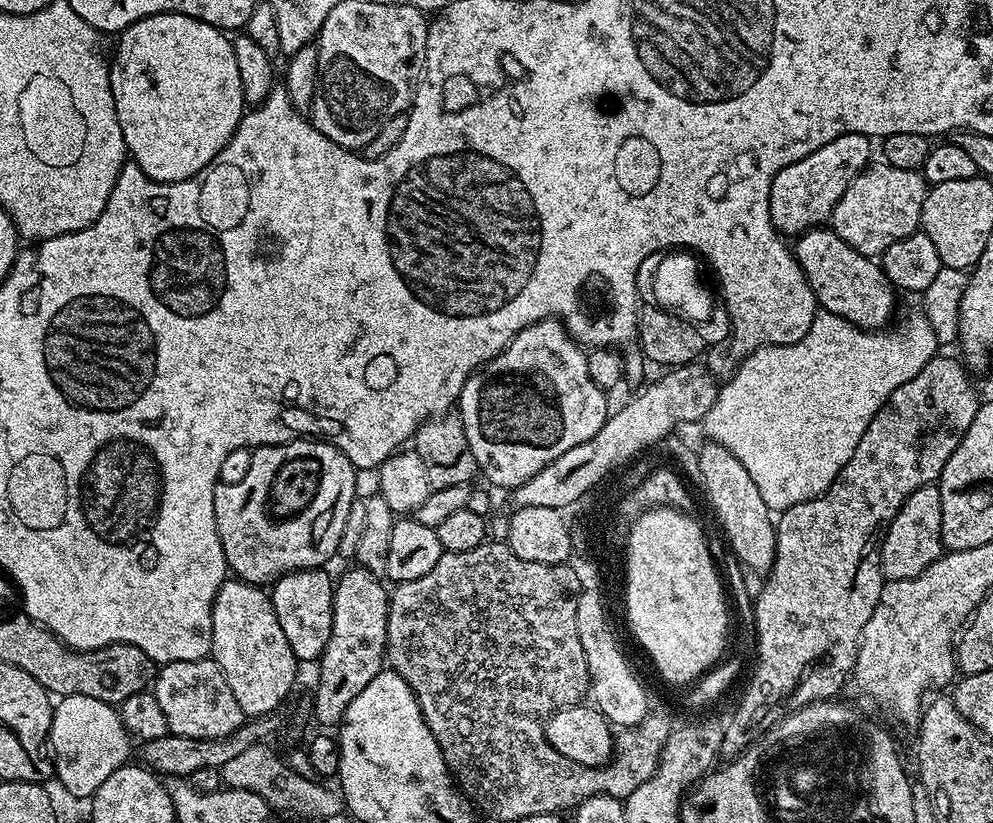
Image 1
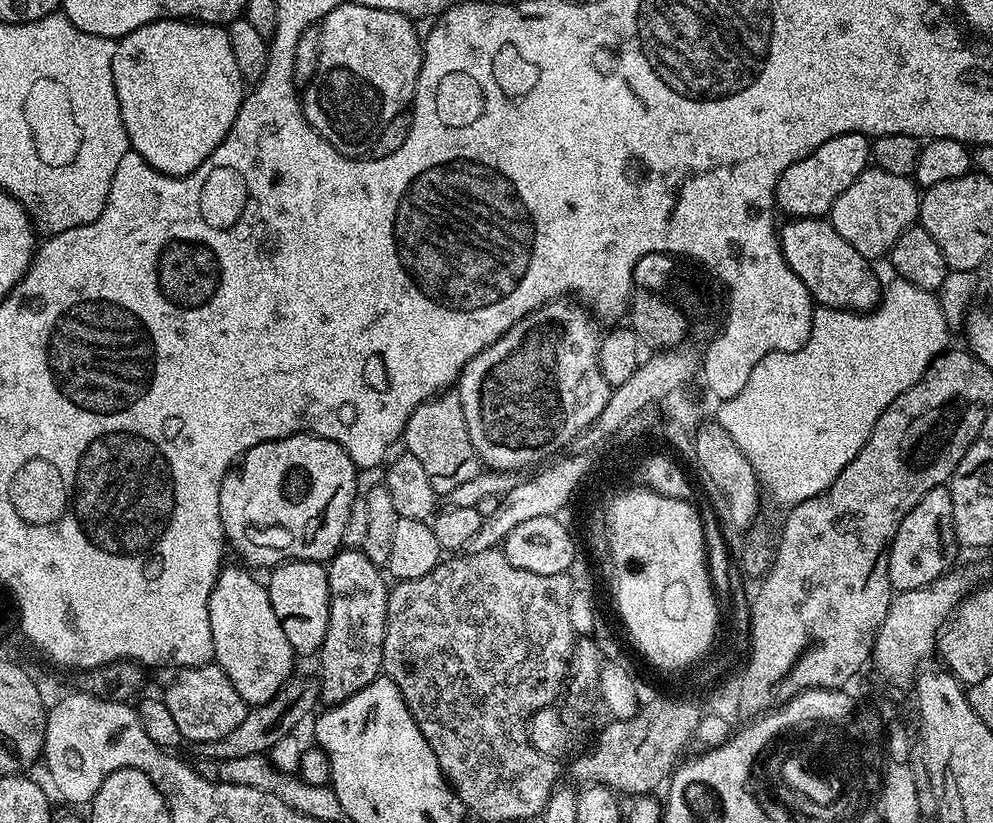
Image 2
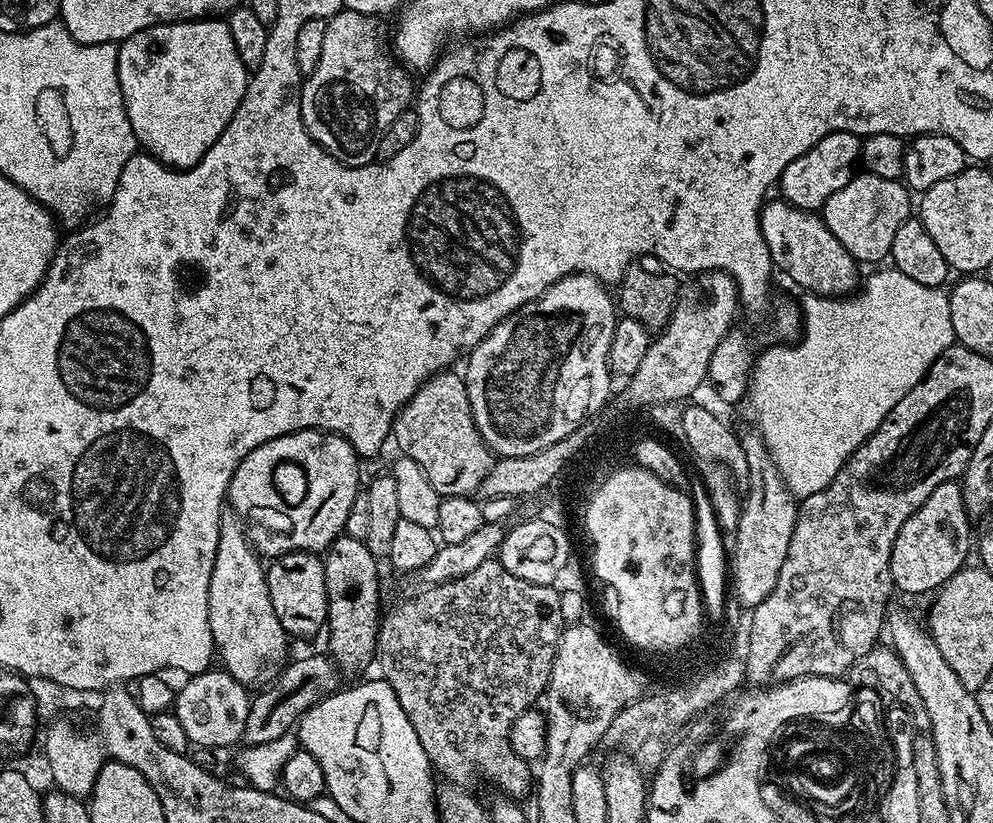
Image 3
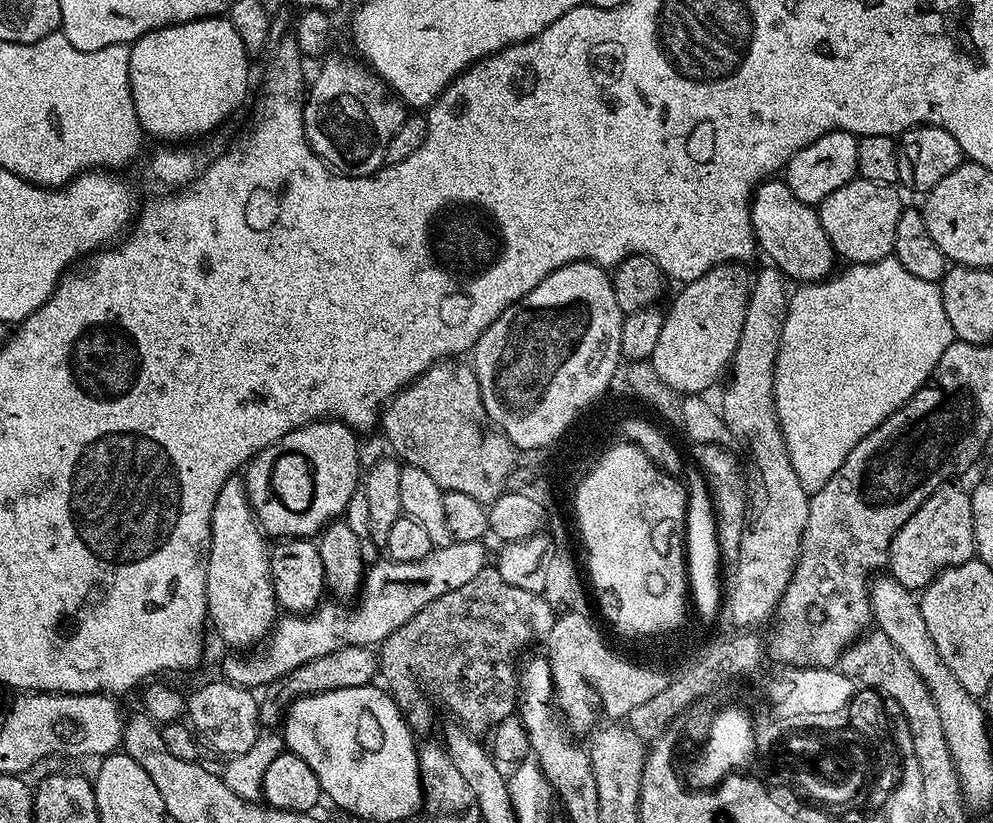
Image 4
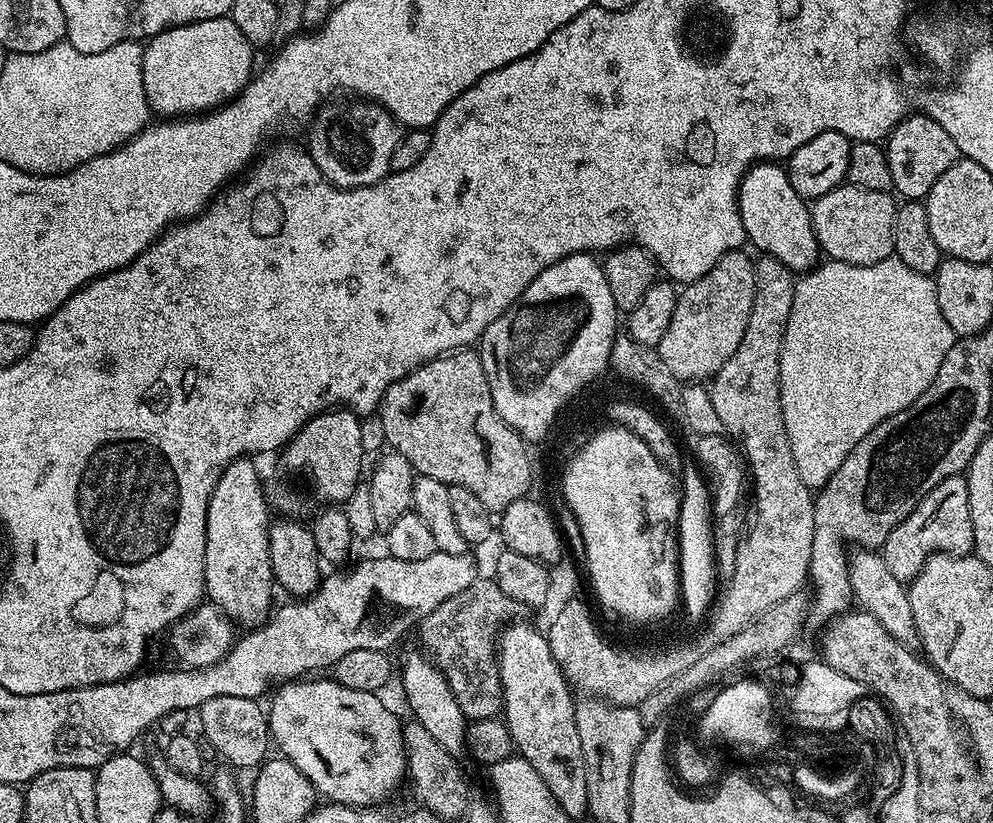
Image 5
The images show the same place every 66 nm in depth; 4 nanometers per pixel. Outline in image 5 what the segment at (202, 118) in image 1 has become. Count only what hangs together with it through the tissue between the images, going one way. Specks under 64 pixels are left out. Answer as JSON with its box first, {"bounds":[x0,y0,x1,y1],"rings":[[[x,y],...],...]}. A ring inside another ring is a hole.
{"bounds":[142,16,254,118],"rings":[[[219,16],[213,20],[203,20],[193,24],[183,24],[177,28],[167,28],[159,32],[144,44],[142,58],[142,82],[146,86],[148,107],[160,118],[183,118],[203,114],[211,109],[228,103],[254,75],[252,69],[254,45],[238,30],[238,26],[228,16]]]}

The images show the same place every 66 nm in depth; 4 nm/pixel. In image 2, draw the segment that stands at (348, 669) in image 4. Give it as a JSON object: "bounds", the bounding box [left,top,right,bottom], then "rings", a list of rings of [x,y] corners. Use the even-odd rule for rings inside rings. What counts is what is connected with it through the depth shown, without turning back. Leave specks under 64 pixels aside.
{"bounds":[199,674,320,761],"rings":[[[293,674],[281,686],[278,694],[274,694],[274,698],[270,698],[270,702],[262,702],[249,707],[248,712],[242,718],[242,722],[238,722],[238,727],[235,730],[230,730],[230,734],[226,734],[217,740],[203,741],[199,745],[199,755],[206,759],[220,761],[268,754],[276,742],[281,741],[287,735],[295,733],[298,729],[296,727],[308,715],[311,717],[317,711],[320,703],[319,679],[315,675],[299,676],[299,674]]]}

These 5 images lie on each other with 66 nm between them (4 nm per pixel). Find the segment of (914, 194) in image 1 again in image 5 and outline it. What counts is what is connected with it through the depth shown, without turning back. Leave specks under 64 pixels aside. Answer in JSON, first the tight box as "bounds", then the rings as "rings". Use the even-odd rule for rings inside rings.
{"bounds":[810,182,898,266],"rings":[[[847,182],[818,197],[811,205],[810,211],[821,253],[828,260],[858,266],[877,264],[893,255],[894,218],[898,204],[890,197],[888,192],[866,190]]]}

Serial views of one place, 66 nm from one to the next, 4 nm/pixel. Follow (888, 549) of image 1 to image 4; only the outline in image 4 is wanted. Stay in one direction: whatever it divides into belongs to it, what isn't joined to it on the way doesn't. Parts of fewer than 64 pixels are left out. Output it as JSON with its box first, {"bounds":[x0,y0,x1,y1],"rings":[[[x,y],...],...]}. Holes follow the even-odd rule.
{"bounds":[887,482,976,590],"rings":[[[945,482],[918,506],[918,510],[894,534],[888,551],[887,571],[902,586],[923,590],[939,572],[964,564],[976,556],[972,525],[972,498],[969,489],[957,482]]]}

